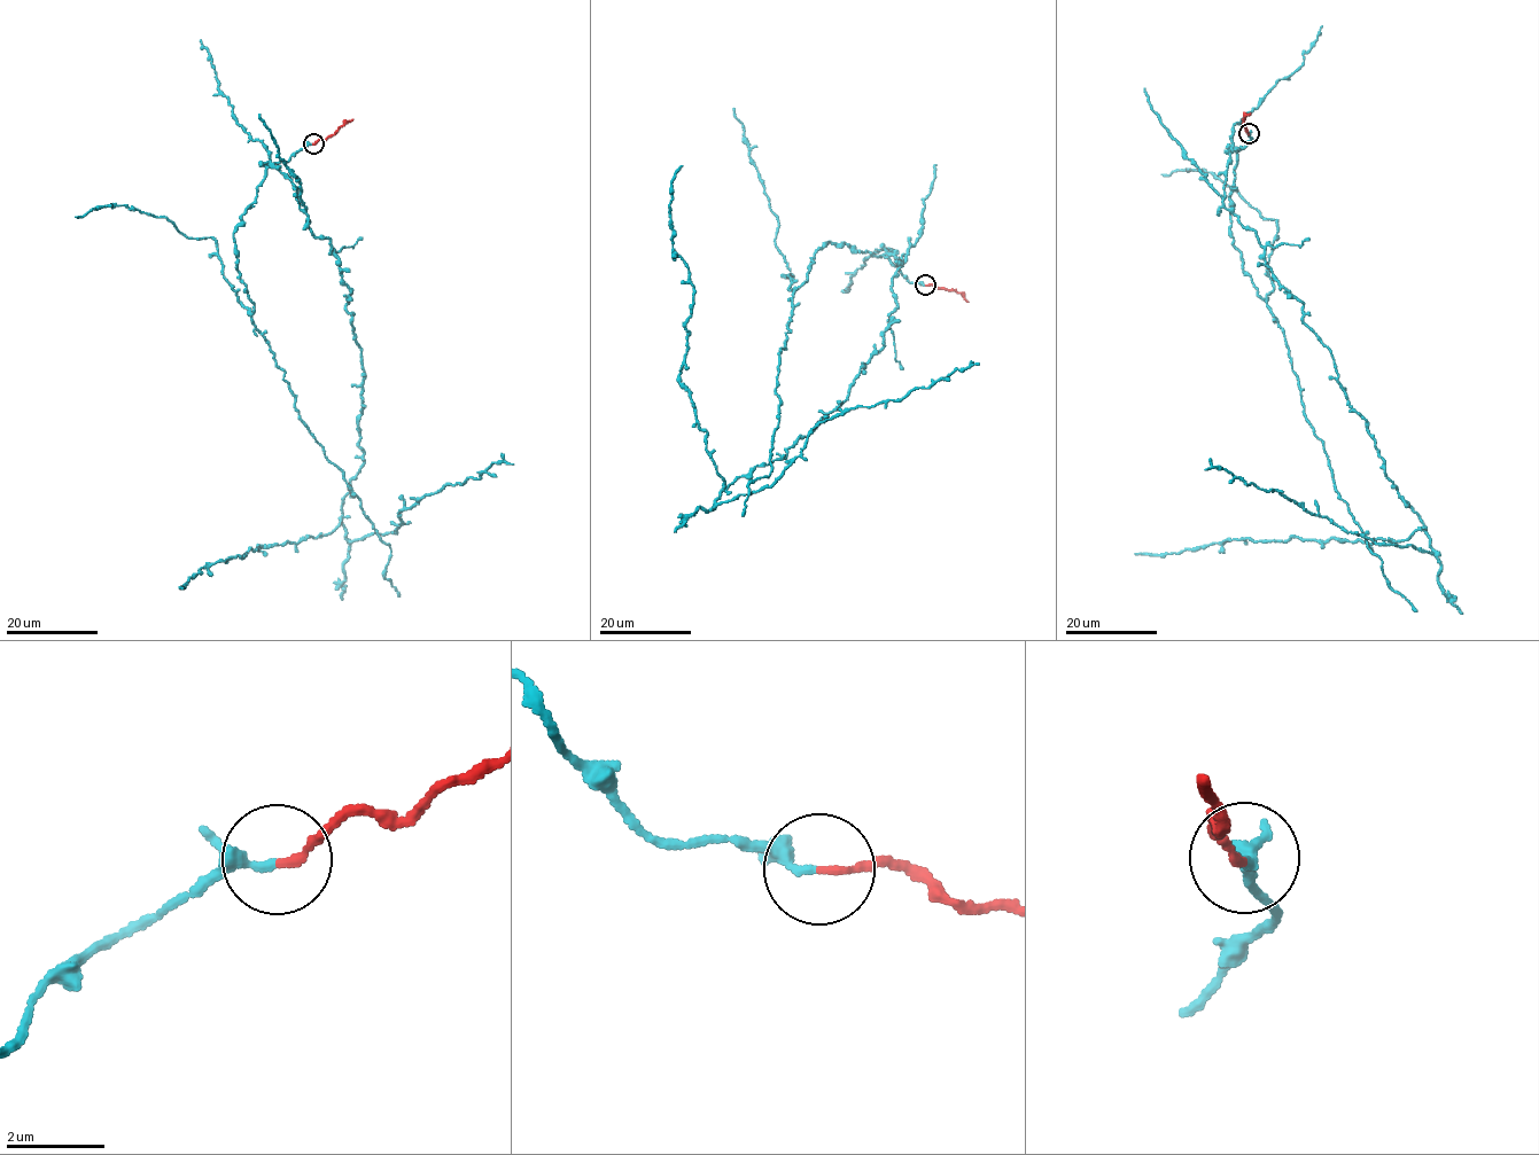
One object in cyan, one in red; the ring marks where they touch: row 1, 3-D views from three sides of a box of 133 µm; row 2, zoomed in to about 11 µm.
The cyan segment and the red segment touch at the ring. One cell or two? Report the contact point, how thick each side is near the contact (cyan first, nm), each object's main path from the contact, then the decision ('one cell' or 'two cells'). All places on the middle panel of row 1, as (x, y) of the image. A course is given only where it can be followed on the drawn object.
place (925, 285); calibres 130 and 150 nm; course cyan (925, 286), (887, 256), (883, 348), (724, 489), (678, 382), (682, 165); course red (925, 286), (953, 289), (968, 302); one cell

